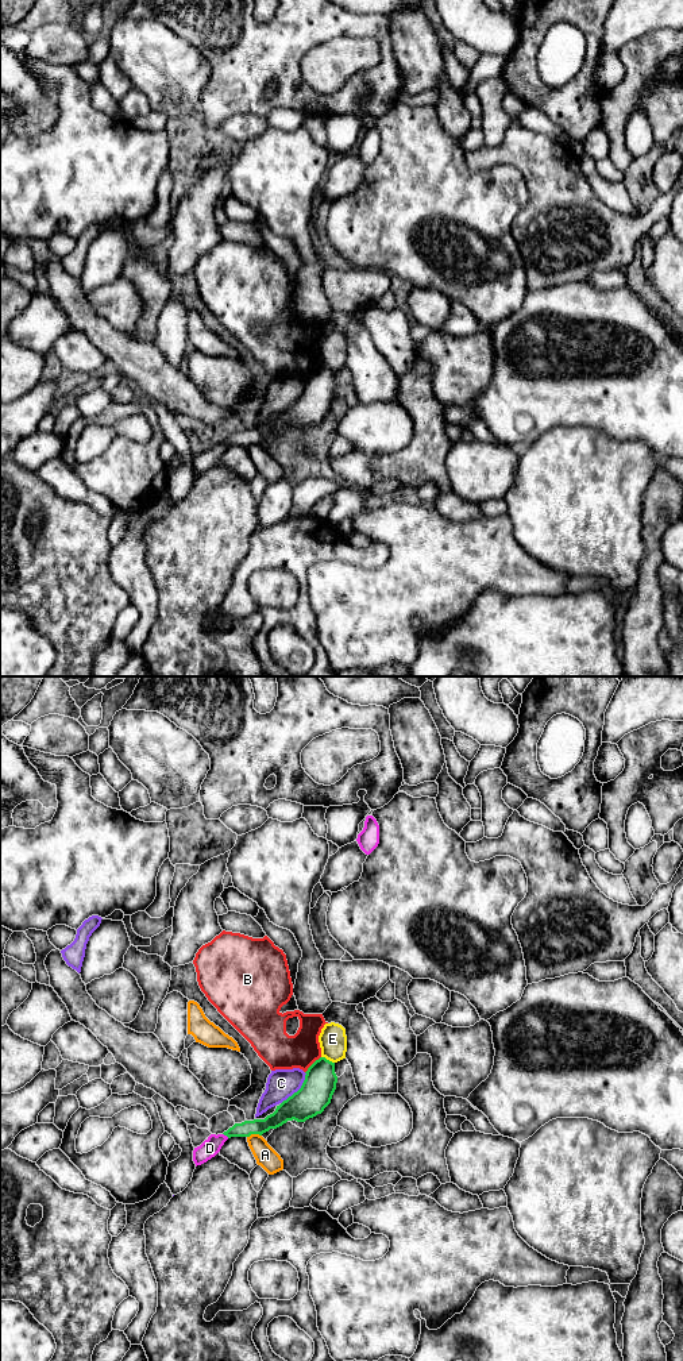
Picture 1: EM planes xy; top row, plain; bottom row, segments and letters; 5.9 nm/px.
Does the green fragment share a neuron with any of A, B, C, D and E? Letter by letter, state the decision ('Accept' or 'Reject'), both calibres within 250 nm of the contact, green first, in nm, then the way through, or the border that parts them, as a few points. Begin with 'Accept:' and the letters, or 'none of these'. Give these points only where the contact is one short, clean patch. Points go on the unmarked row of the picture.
Accept: none of these
A: Reject. Thickness 120 nm (green) against 120 nm. Boundary: xy (261, 443), (250, 443), (247, 446)
B: Reject. Thickness 190 nm (green) against 220 nm
C: Reject. Thickness 190 nm (green) against 180 nm
D: Reject. Thickness 100 nm (green) against 110 nm
E: Reject. Thickness 190 nm (green) against 160 nm. Boundary: xy (321, 365), (334, 371)

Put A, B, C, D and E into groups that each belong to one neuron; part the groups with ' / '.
A / B / C / D / E

